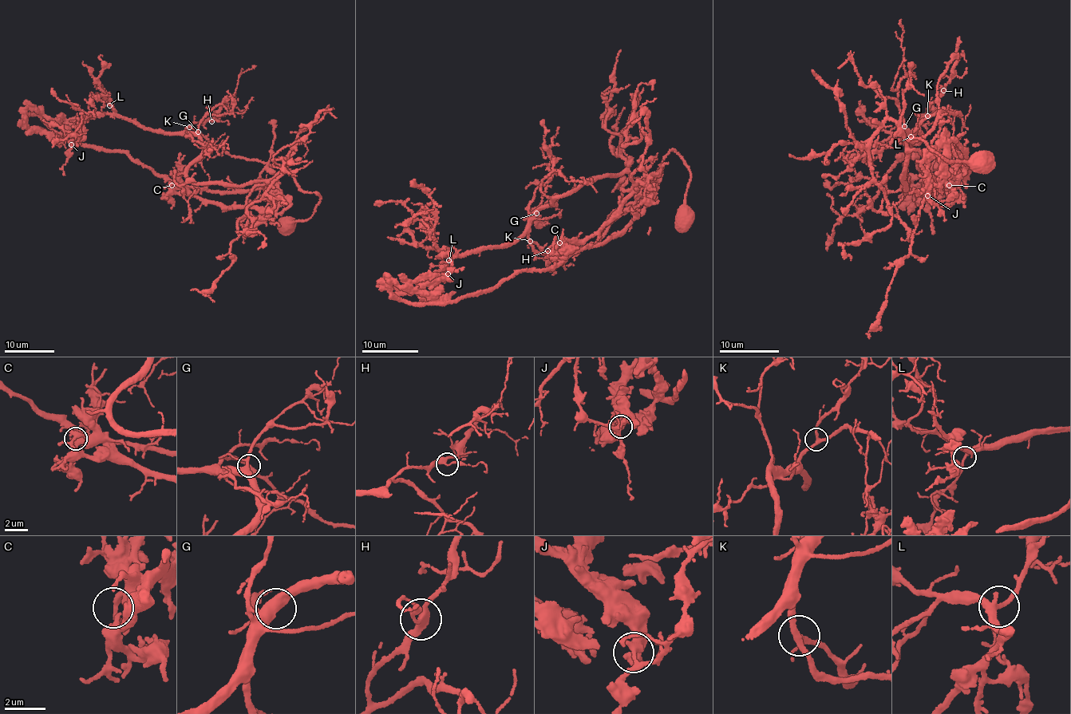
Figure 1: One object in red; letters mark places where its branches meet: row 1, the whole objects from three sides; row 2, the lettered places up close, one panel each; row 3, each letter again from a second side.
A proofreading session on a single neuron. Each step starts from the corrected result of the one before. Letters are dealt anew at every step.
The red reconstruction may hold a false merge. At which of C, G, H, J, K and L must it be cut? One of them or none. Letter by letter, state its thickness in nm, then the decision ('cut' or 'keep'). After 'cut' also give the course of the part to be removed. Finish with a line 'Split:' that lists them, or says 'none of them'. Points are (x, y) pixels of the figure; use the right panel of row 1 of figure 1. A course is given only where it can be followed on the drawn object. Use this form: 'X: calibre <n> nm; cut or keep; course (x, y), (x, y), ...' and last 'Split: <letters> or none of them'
C: calibre 240 nm; keep
G: calibre 320 nm; keep
H: calibre 240 nm; keep
J: calibre 240 nm; cut; course (926, 195), (925, 177), (910, 181), (954, 179), (960, 164), (957, 170), (969, 169), (944, 186), (916, 160)
K: calibre 240 nm; keep
L: calibre 280 nm; keep
Split: J

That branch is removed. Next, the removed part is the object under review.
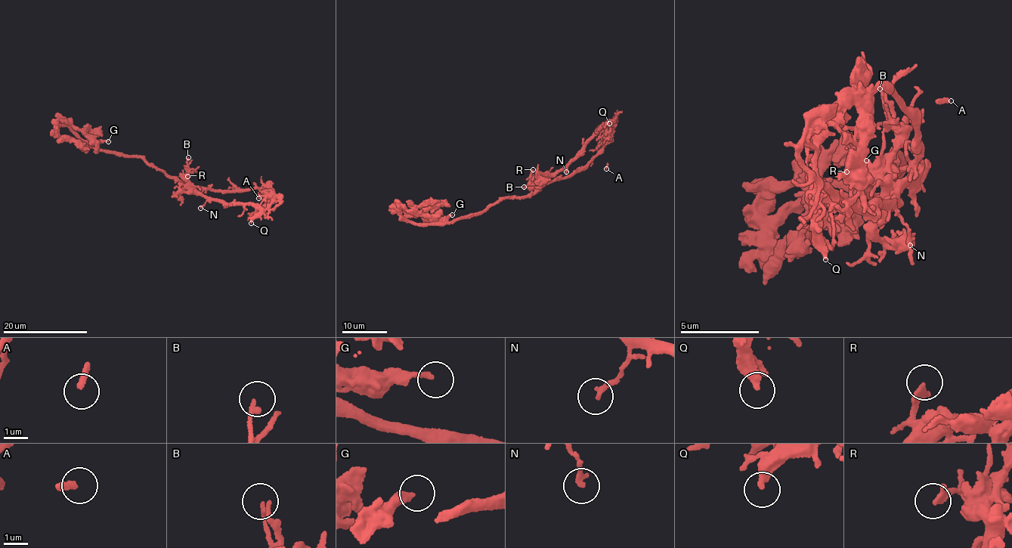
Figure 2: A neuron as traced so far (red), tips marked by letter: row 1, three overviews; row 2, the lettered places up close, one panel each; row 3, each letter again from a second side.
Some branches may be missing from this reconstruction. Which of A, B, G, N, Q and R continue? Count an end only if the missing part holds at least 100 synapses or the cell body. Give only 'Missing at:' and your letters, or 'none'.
Missing at: A

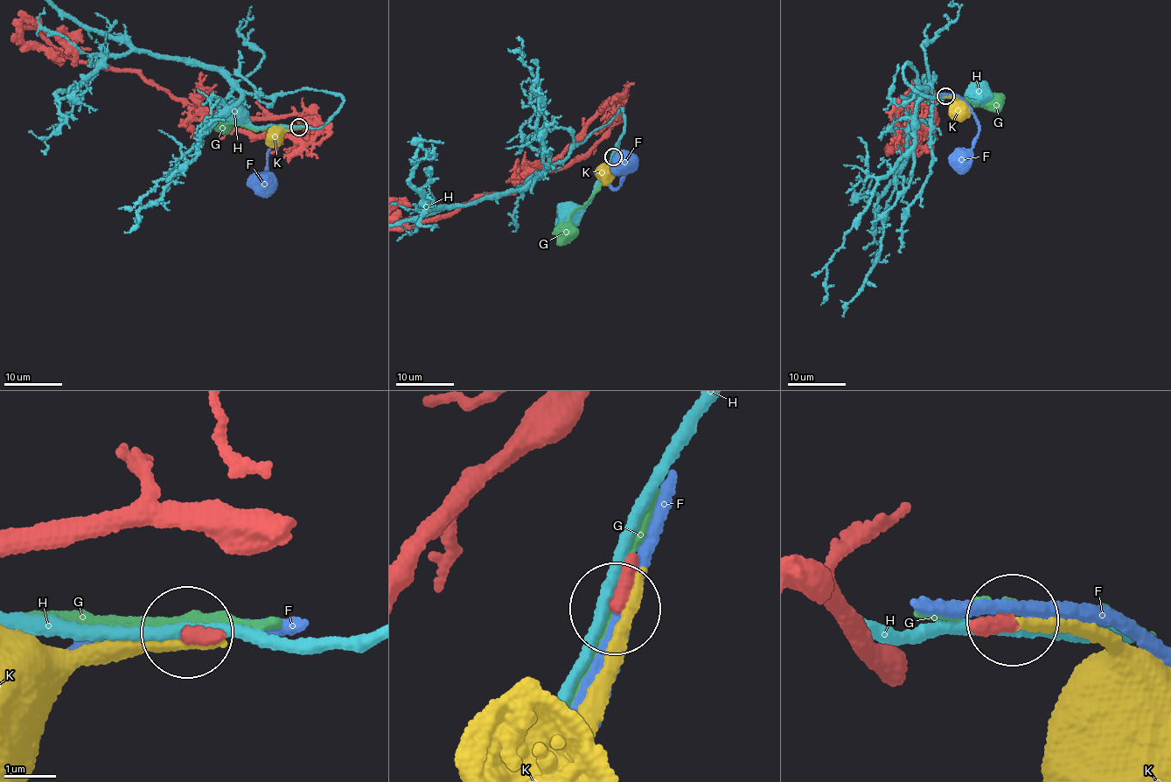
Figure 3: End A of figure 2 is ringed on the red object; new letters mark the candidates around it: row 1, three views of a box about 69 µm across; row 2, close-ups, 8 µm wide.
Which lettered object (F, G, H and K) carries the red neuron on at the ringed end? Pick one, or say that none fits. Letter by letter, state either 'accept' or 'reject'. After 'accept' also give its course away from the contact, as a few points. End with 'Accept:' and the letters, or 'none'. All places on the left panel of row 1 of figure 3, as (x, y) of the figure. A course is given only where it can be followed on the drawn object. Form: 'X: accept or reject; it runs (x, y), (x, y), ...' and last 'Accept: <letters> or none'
F: reject
G: reject
H: reject
K: reject
Accept: none

